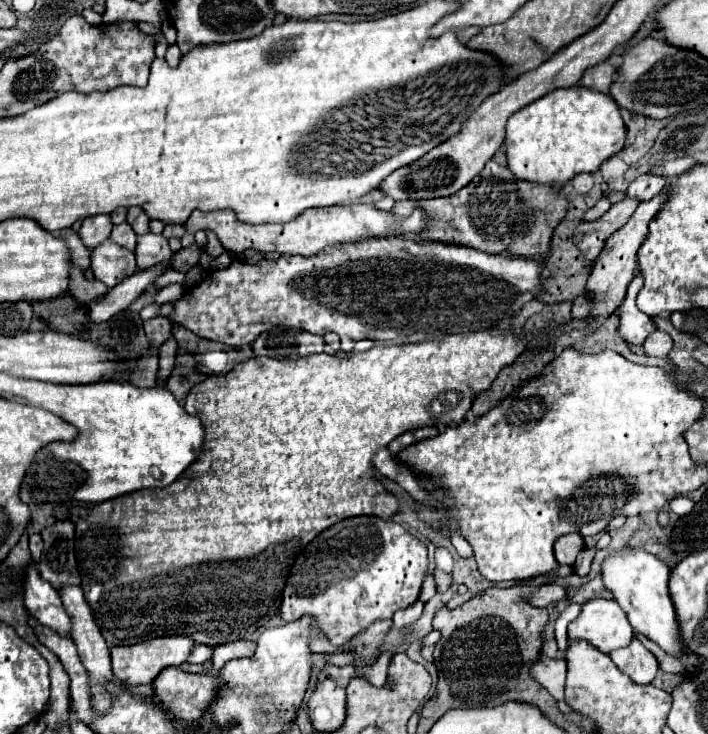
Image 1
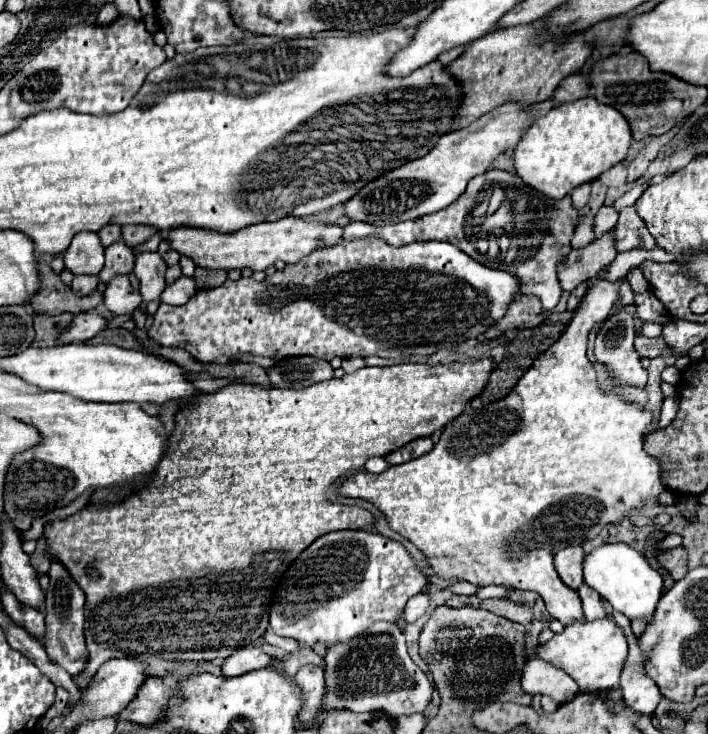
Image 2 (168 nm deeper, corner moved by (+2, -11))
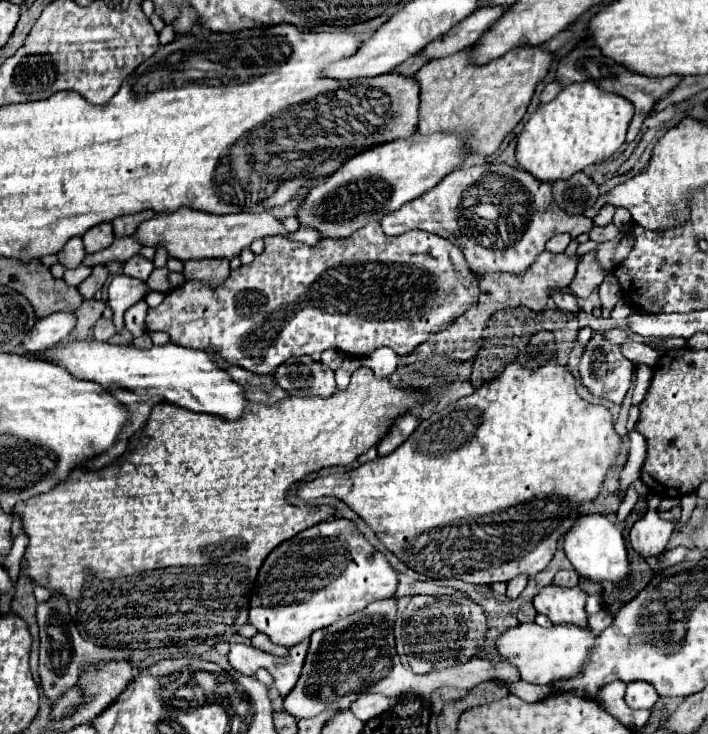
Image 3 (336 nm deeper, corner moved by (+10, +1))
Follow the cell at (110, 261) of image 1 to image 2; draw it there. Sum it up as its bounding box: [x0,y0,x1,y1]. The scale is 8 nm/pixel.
[104,276,142,314]

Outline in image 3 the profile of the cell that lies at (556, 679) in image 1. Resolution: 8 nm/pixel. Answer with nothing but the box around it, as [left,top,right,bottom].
[284,596,520,718]

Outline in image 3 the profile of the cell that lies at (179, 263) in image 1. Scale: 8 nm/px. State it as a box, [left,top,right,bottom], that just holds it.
[146,266,170,292]

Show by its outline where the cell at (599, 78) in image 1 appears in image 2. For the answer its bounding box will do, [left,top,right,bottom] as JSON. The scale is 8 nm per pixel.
[552,74,590,106]

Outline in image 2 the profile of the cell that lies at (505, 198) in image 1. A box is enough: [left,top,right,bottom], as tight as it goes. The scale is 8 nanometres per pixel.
[344,170,580,310]

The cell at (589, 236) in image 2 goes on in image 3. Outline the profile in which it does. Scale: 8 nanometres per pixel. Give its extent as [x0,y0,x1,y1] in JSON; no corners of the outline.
[546,234,572,252]

